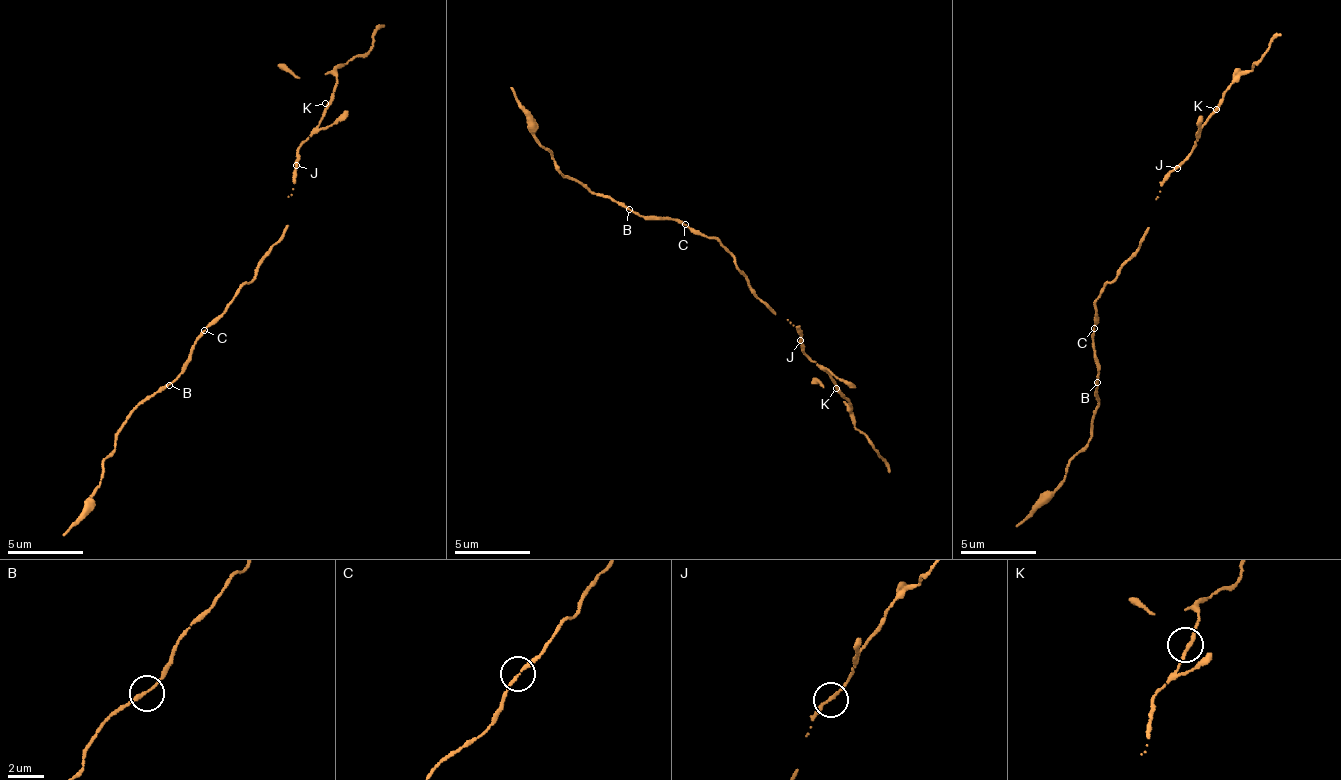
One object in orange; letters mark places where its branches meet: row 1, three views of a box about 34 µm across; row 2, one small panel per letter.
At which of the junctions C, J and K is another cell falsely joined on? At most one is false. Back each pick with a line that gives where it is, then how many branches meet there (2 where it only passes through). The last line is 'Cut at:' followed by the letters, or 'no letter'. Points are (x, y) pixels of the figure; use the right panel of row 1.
Cut at: no letter

